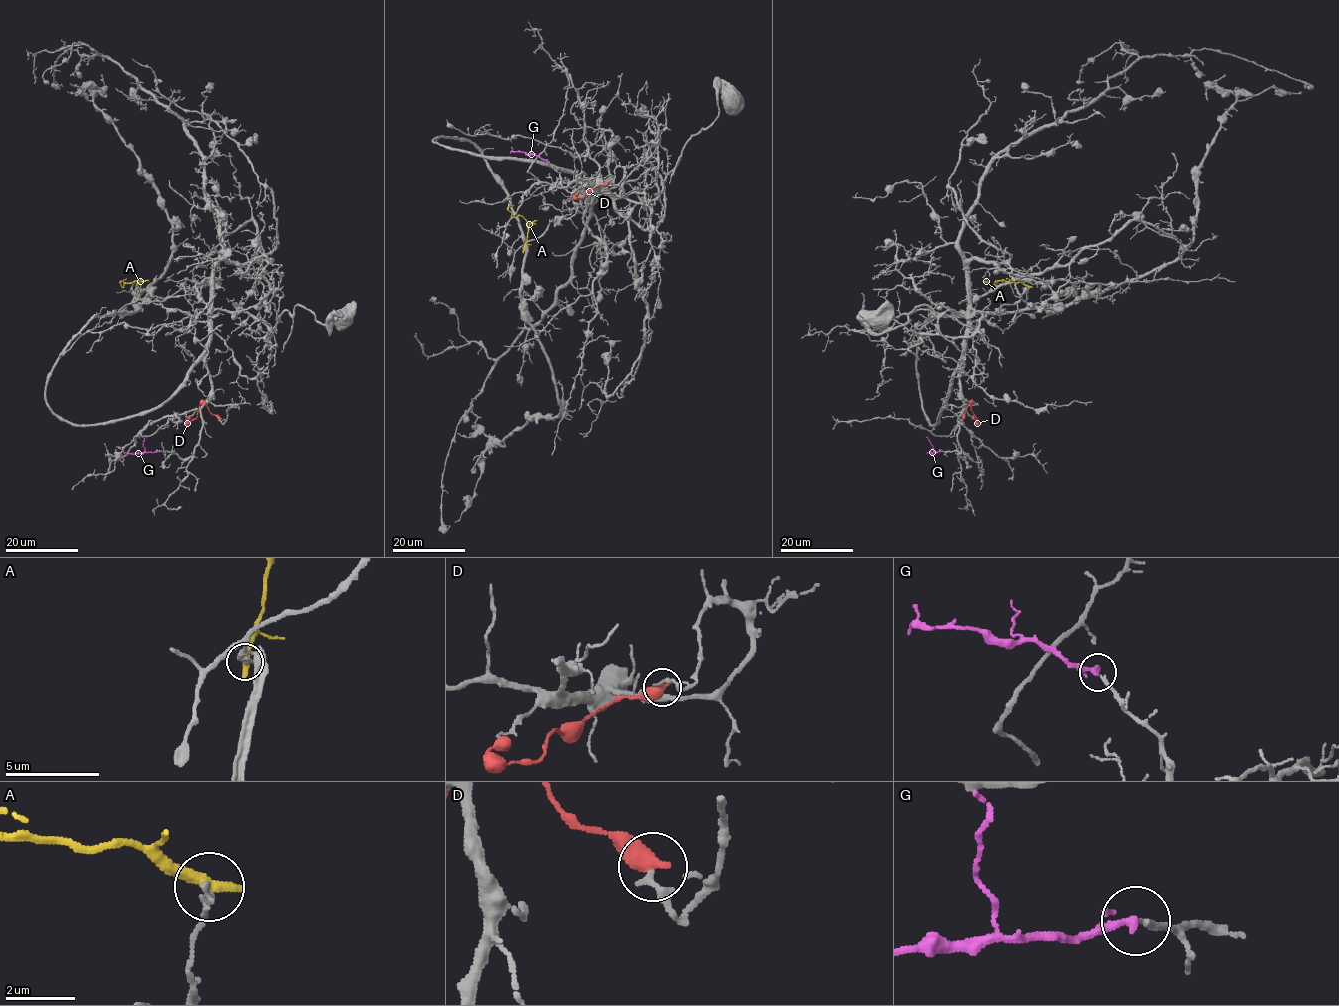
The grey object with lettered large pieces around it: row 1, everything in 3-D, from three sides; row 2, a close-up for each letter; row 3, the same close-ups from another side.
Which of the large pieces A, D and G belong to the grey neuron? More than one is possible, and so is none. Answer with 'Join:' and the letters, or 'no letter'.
Join: G

